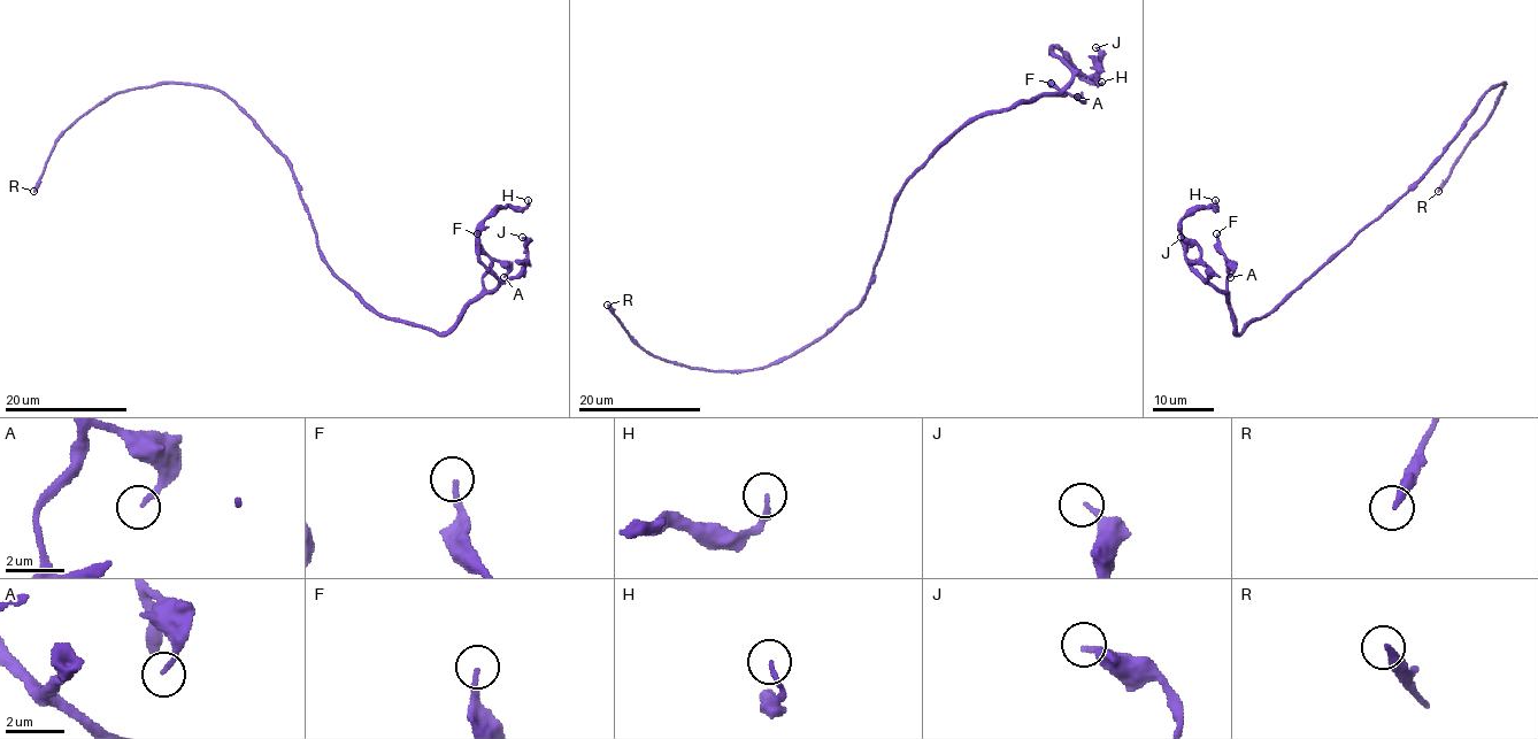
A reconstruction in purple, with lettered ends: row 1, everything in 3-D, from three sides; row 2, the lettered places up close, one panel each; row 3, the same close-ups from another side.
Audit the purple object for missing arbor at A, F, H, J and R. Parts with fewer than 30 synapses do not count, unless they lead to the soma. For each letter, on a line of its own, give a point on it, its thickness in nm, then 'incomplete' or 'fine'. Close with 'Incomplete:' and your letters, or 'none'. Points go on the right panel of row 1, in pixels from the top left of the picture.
A: (1230, 277) | 130 nm | fine
F: (1216, 233) | 180 nm | fine
H: (1215, 200) | 150 nm | fine
J: (1181, 237) | 200 nm | fine
R: (1438, 191) | 280 nm | incomplete
Incomplete: R

